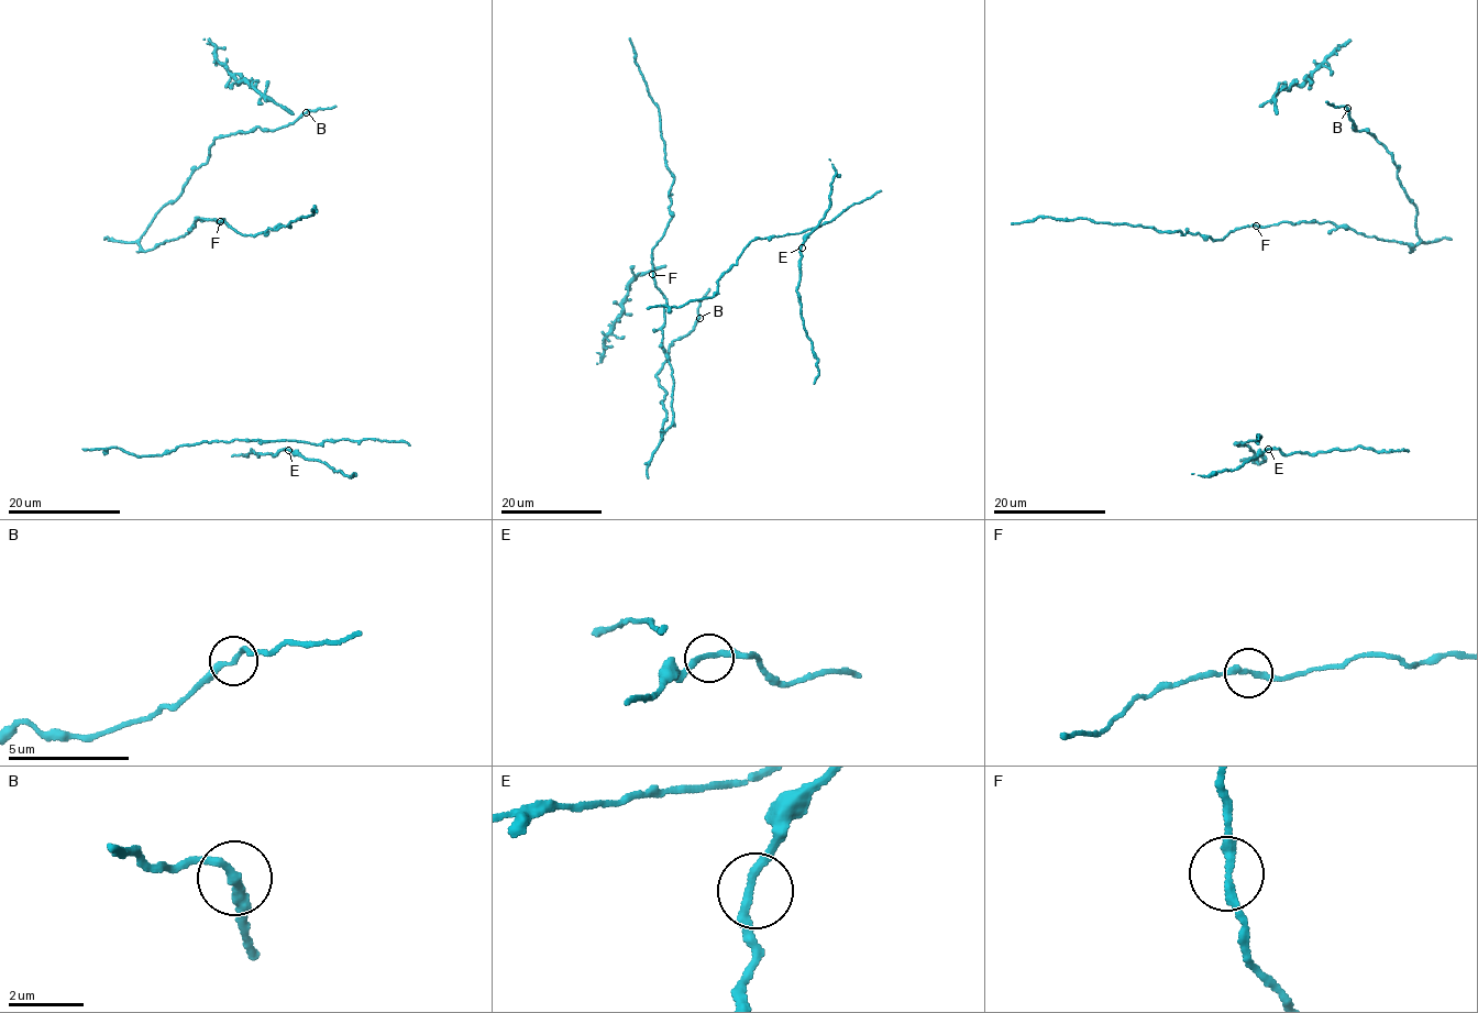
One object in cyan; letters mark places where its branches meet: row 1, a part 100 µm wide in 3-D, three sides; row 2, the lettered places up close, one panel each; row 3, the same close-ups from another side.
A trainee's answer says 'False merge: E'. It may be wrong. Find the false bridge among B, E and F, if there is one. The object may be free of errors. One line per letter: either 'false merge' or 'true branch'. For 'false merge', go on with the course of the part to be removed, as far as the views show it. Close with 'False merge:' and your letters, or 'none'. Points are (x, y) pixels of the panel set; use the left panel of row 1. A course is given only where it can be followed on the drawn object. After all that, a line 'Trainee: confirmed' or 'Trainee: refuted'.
B: true branch
E: true branch
F: true branch
False merge: none
Trainee: refuted

